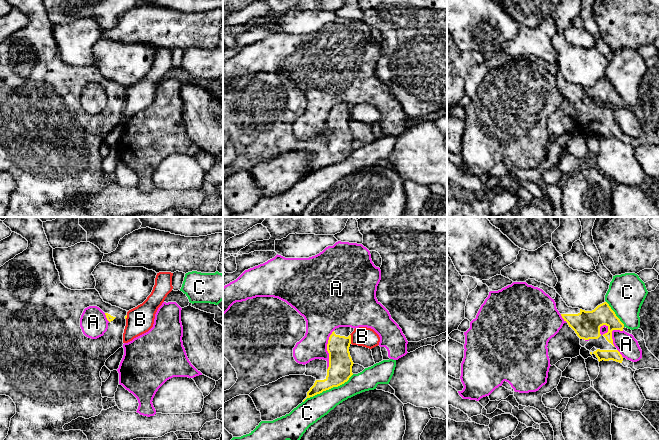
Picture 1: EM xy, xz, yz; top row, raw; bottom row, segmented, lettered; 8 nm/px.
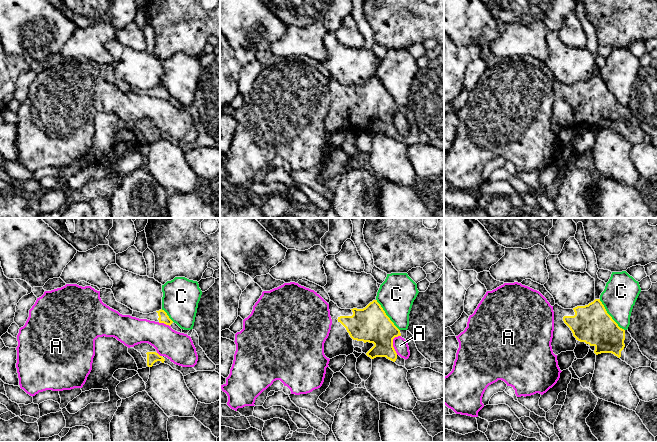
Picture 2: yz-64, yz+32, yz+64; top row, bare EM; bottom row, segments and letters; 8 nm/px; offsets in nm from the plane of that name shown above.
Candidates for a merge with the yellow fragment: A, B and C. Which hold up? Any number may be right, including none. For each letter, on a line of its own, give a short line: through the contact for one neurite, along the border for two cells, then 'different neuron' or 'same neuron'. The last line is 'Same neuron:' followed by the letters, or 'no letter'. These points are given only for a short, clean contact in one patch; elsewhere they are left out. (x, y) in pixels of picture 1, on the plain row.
A: different neuron
B: xz (350, 110), (351, 119) | different neuron
C: different neuron
Same neuron: no letter

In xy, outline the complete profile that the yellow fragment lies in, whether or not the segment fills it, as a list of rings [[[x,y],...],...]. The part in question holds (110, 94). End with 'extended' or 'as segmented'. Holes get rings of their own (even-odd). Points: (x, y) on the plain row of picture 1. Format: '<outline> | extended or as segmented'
[[[5,0],[28,17],[28,23],[22,29],[0,43],[0,171],[9,172],[16,181],[16,190],[11,194],[8,211],[4,217],[88,217],[81,206],[65,207],[63,202],[78,193],[89,195],[98,192],[103,186],[100,147],[106,136],[123,122],[123,109],[126,102],[127,87],[106,79],[96,65],[71,66],[60,57],[59,48],[53,34],[53,24],[50,22],[45,10],[43,0]],[[99,83],[106,91],[108,105],[103,112],[97,115],[86,113],[80,103],[80,94],[85,84]]] | extended

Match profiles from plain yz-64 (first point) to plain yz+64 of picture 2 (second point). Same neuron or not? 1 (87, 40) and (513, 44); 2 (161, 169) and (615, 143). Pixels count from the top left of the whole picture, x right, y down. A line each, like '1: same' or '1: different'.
1: same
2: same

